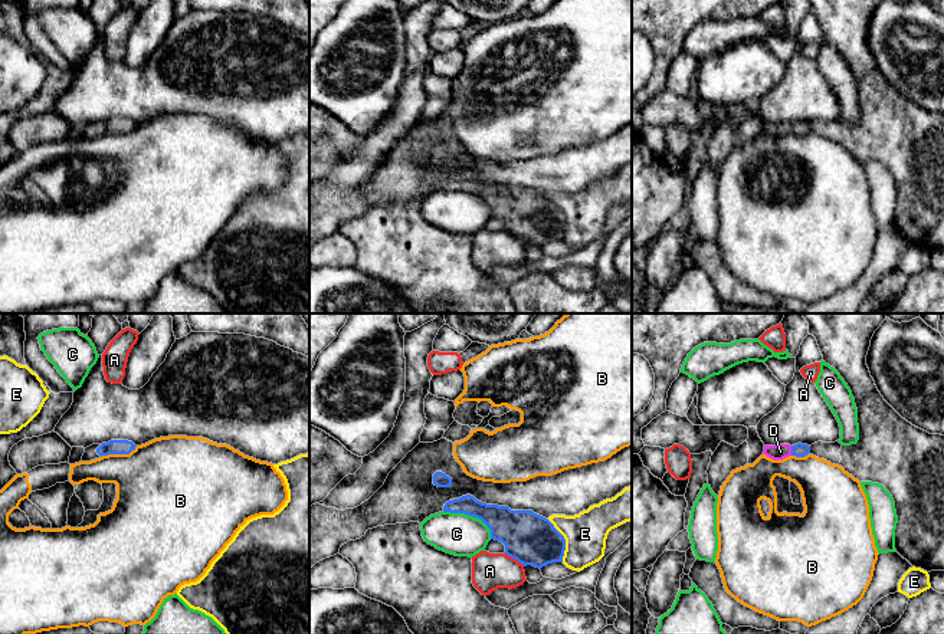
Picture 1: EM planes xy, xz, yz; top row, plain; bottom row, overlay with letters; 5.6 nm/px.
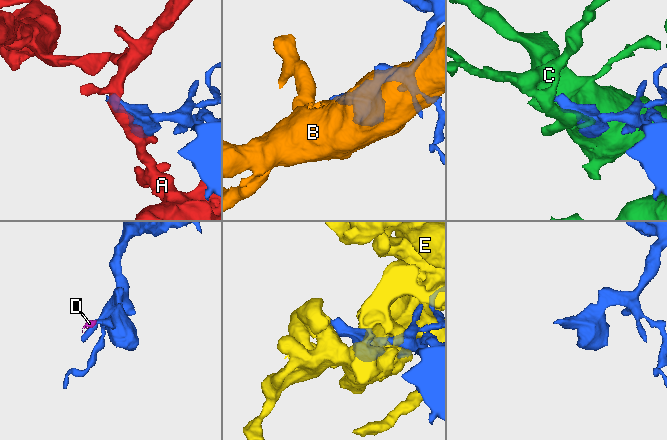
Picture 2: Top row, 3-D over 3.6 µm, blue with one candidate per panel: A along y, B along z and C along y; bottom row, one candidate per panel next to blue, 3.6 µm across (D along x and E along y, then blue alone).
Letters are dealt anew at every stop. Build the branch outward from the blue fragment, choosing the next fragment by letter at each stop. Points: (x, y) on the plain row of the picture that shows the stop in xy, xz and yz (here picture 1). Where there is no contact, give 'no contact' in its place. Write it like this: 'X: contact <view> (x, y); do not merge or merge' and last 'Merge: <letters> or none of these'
A: contact xz (515, 236); do not merge
B: contact xy (118, 131); do not merge
C: contact xz (471, 193); do not merge
D: contact yz (792, 128); merge
E: contact xz (564, 219); do not merge
Merge: D

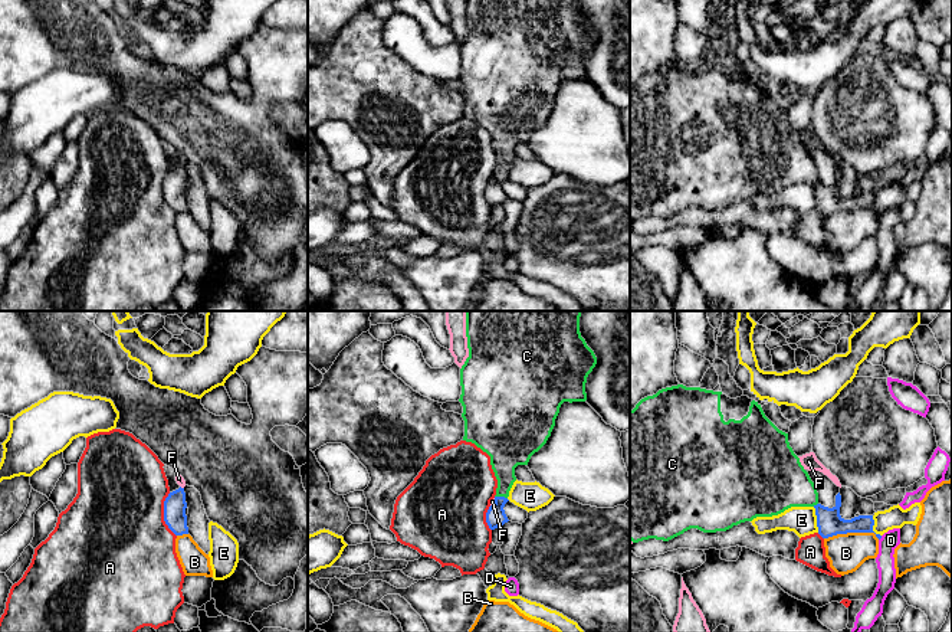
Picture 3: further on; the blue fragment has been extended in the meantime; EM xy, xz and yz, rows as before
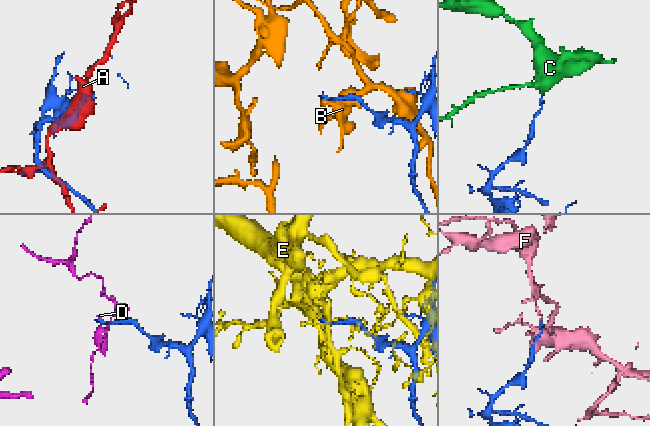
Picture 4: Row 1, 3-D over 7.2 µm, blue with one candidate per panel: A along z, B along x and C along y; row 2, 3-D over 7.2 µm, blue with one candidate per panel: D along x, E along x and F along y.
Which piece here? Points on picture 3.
A: contact xy (164, 192); do not merge
B: contact yz (852, 209); do not merge
C: contact xz (501, 174); merge
D: contact yz (880, 215); do not merge
E: contact yz (817, 197); do not merge
F: contact xz (495, 180); do not merge
Merge: C

